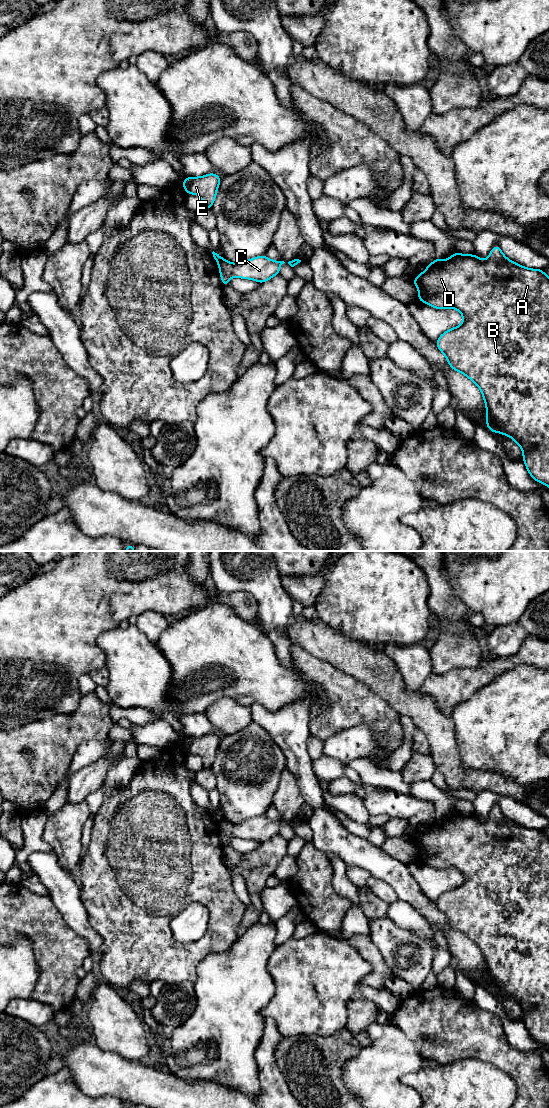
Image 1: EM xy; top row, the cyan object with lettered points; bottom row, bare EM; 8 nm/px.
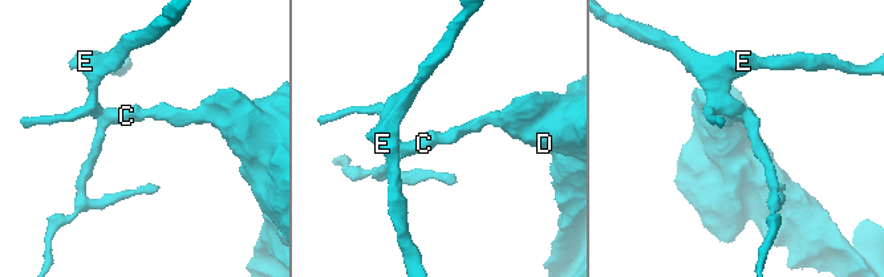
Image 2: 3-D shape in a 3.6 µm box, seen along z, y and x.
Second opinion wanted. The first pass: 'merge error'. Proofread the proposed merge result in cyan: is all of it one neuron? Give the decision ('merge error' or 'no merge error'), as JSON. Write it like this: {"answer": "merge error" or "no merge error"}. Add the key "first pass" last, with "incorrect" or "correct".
{"answer": "merge error", "first pass": "correct"}

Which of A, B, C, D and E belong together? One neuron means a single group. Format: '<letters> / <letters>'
A B C D / E

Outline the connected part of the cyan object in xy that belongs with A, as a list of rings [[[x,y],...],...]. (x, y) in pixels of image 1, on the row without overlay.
[[[495,805],[486,820],[479,819],[475,813],[462,815],[459,812],[455,812],[447,820],[439,820],[436,817],[412,842],[419,851],[419,861],[436,869],[455,868],[462,874],[463,883],[441,894],[435,902],[437,908],[445,915],[452,929],[464,934],[479,947],[486,965],[488,989],[511,997],[522,1009],[523,1021],[530,1036],[549,1047],[549,837],[543,830],[529,829],[514,823]]]

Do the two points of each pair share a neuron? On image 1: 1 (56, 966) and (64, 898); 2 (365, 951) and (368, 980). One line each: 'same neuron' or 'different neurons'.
1: different neurons
2: same neuron

